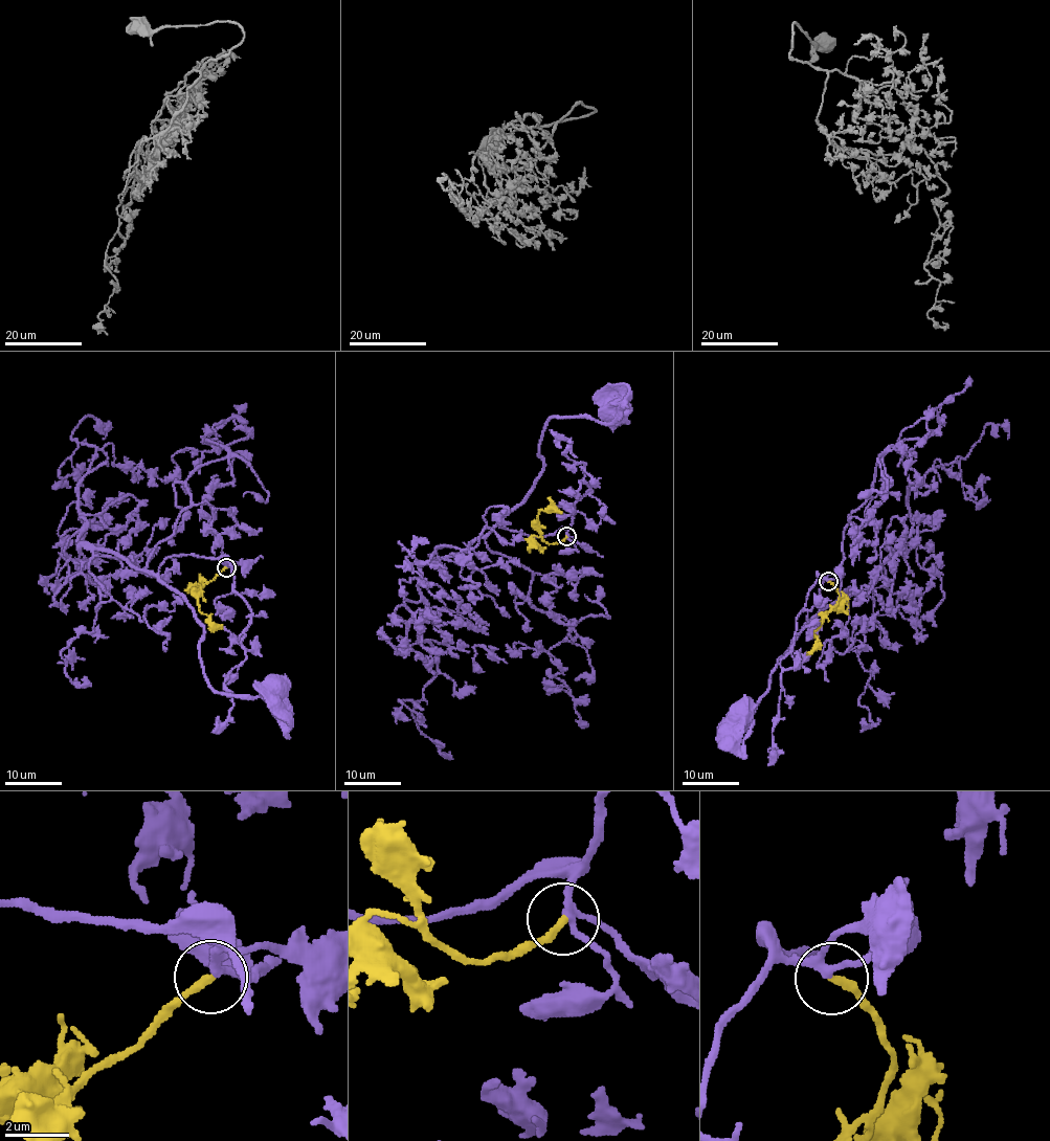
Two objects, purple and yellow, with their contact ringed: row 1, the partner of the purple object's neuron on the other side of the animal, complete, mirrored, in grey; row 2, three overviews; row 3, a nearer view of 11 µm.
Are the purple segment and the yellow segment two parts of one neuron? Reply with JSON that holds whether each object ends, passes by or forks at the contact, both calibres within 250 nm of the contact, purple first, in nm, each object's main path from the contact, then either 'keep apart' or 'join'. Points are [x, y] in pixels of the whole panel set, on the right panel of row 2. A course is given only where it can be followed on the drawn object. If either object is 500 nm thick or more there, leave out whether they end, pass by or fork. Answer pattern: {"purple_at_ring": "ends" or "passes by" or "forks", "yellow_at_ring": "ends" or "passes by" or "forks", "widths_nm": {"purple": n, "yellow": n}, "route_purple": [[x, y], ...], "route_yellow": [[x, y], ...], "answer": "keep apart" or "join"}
{"purple_at_ring": "forks", "yellow_at_ring": "ends", "widths_nm": {"purple": 200, "yellow": 240}, "route_purple": [[829, 582], [819, 578], [826, 577], [819, 611], [778, 661], [746, 729], [753, 723], [741, 713]], "route_yellow": [[829, 582], [839, 596], [813, 632], [817, 646], [806, 654]], "answer": "join"}

